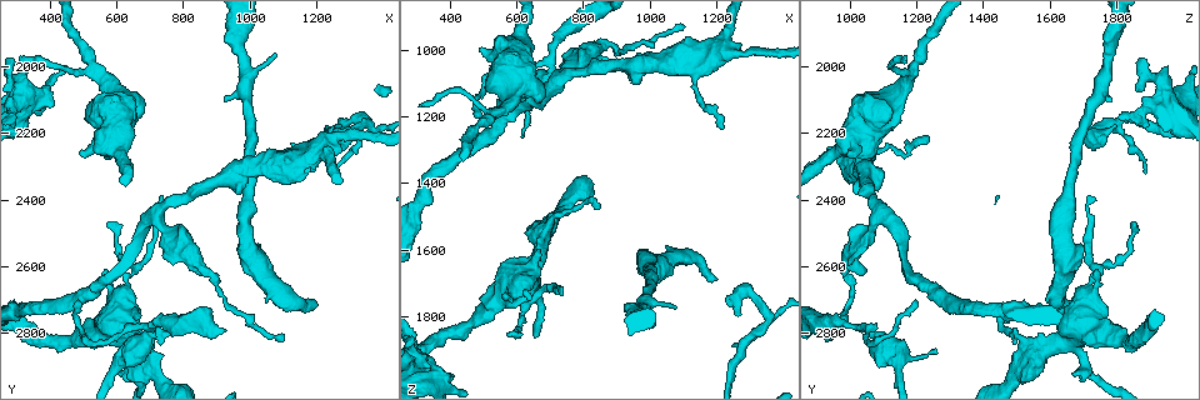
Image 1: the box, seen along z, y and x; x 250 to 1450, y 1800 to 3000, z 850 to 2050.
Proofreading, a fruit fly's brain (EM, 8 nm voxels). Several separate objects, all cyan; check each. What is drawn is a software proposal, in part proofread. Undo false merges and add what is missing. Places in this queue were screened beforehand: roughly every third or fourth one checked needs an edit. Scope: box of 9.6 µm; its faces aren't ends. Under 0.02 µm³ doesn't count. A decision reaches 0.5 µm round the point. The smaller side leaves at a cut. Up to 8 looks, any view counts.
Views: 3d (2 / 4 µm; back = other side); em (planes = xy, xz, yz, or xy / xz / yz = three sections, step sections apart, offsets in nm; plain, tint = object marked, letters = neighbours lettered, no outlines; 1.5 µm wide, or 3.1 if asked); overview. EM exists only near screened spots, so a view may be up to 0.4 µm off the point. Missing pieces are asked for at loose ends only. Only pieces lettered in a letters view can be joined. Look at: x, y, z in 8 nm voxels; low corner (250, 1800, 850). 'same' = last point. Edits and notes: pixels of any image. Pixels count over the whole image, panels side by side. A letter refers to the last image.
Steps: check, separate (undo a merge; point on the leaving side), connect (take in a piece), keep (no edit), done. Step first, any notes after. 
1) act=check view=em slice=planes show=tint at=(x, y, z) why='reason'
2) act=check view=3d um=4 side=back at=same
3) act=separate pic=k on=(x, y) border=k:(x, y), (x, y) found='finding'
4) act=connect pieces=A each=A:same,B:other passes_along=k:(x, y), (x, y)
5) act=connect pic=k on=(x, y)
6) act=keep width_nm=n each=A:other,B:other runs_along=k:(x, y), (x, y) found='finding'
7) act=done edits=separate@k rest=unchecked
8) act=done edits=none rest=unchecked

act=check view=3d um=2 at=(1210, 2710, 1680) why='an open end'

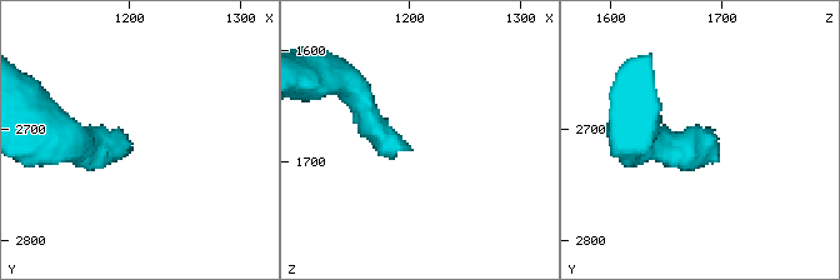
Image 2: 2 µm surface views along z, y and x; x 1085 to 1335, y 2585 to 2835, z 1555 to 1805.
act=check view=em slice=yz step=4 show=letters at=(1204, 2714, 1688)

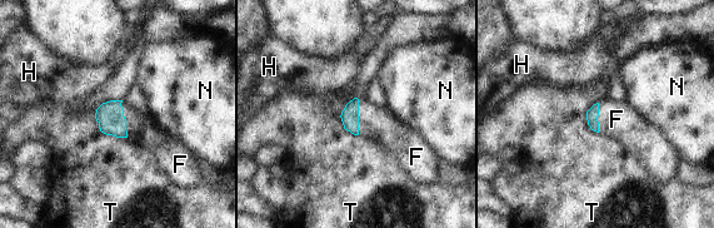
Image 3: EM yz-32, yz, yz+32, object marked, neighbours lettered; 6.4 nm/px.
act=check view=em slice=planes show=letters at=same why='another direction'

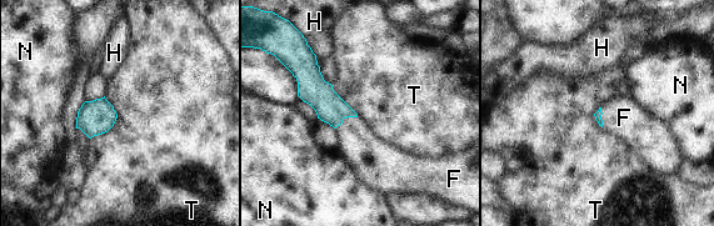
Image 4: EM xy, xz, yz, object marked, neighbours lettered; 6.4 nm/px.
act=connect pieces=F each=F:same,H:other,N:other,T:other passes_along=4:(329, 106), (345, 117), (356, 144) found='it goes on there'

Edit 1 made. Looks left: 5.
act=check view=3d um=4 at=(1350, 2170, 1800) why='a fork'

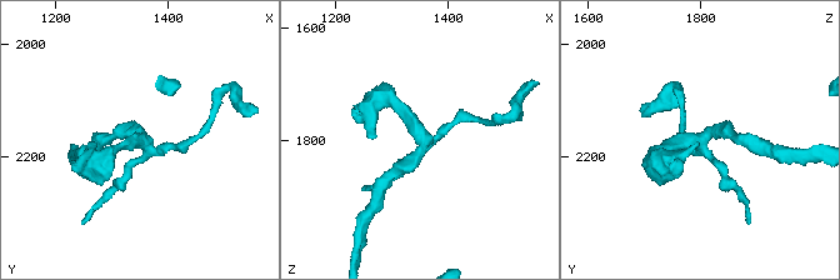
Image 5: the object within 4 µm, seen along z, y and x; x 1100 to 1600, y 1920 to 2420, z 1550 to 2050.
act=check view=em slice=planes show=letters at=(1355, 2170, 1790) why='need the tissue'

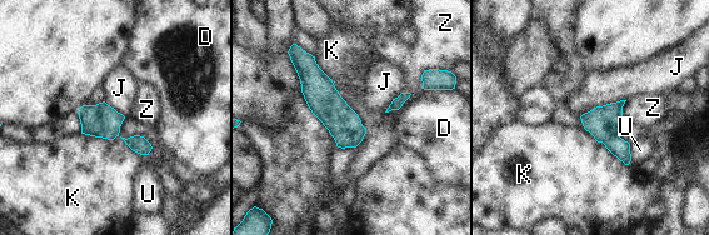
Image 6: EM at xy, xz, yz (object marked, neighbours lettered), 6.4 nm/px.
act=separate pic=6 on=(618, 146) each=D:other,J:other,K:other,U:other,Z:other border=6:(618, 134), (614, 134), (603, 143) found='a second neuron is stuck on'

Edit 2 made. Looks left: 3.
act=done edits=connect@4,separate@6 rest=unchecked

